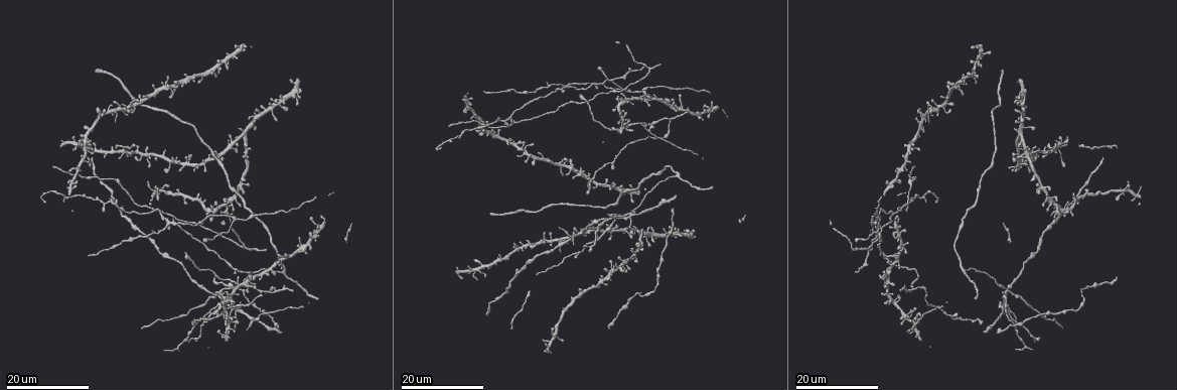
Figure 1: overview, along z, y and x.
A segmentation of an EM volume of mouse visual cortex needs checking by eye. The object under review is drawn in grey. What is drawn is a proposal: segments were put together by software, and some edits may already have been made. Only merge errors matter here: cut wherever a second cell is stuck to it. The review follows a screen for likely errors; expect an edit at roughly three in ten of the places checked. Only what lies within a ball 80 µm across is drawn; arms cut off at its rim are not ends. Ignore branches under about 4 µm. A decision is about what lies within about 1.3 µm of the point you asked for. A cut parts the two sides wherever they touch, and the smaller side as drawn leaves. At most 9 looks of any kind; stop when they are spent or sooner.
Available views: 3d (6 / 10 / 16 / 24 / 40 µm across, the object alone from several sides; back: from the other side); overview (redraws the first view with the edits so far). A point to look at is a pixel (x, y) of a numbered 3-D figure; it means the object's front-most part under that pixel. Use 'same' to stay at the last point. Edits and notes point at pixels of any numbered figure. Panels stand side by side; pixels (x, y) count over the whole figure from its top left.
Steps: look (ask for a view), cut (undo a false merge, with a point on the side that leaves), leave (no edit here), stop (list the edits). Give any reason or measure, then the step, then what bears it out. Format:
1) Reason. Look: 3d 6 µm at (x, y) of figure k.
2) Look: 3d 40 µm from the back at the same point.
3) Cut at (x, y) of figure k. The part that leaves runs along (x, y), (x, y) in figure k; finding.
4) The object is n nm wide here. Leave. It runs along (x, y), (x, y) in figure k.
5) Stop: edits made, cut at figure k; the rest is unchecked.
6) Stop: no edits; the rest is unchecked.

Two arms in line, one across. Look: 3d 24 µm at (1056, 204) of figure 1.

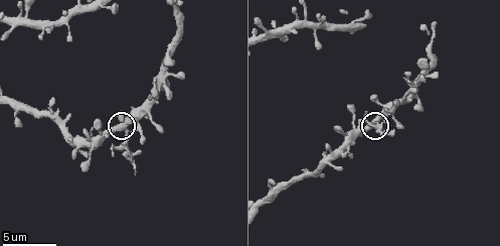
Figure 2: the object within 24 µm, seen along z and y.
Look: 3d 6 µm at (119, 128) of figure 2.

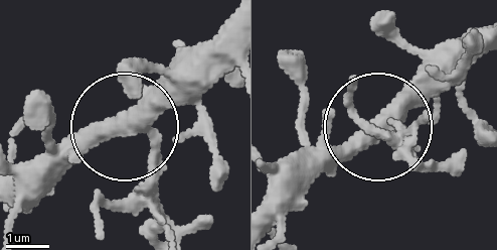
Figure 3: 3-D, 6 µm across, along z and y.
Look: 3d 6 µm from the back at (133, 125) of figure 3.

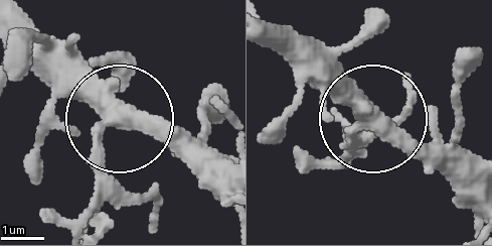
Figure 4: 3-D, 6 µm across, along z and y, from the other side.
Cut at (145, 193) of figure 4. The part that leaves runs along (94, 161), (94, 223) in figure 4; a second cell is stuck on.

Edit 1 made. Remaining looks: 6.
Looks like a crossing. Look: 3d 16 µm at (358, 27) of figure 2.

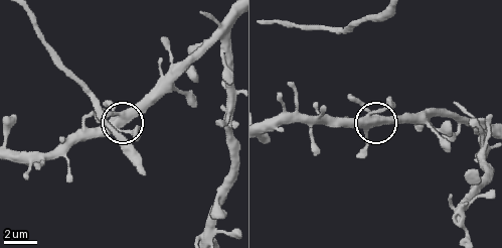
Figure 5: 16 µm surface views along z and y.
Look: 3d 16 µm from the back at (378, 120) of figure 5.

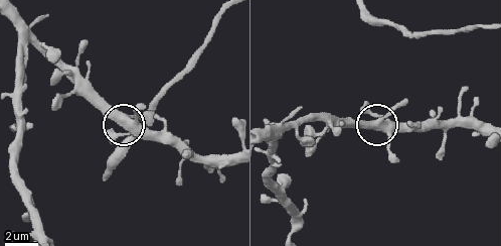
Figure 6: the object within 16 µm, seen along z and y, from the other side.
Leave. One cell here.

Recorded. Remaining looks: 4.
Three-way junction. Look: 3d 24 µm at (564, 86) of figure 1.

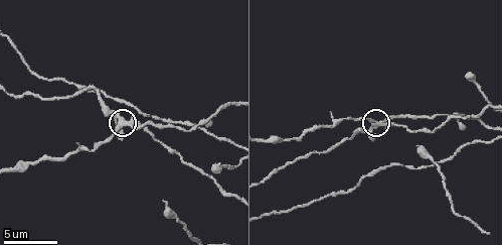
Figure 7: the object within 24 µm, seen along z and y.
Look: 3d 6 µm at (121, 124) of figure 7.

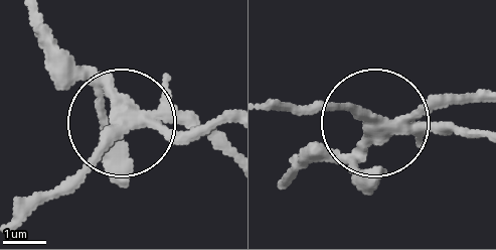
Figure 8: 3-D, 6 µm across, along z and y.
Cut at (122, 149) of figure 8. The part that leaves runs along (137, 119), (64, 54), (47, 21) in figure 8; two cells meet here.

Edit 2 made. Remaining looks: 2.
Branch point. Look: 3d 16 µm at (235, 217) of figure 1.

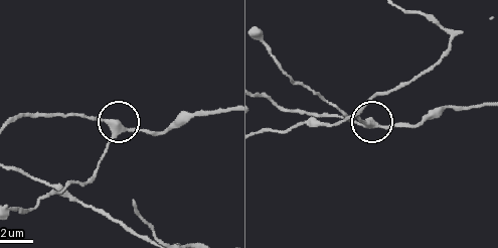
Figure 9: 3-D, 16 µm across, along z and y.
Look: 3d 10 µm at (123, 128) of figure 9.

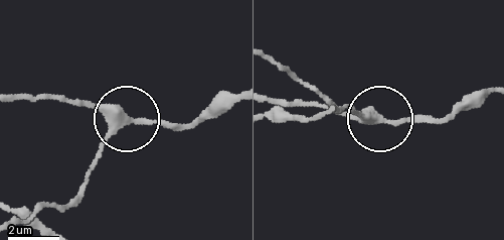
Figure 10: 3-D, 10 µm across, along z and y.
The side arm is 32 µm long. Leave. It runs along (274, 110), (299, 82), (338, 110), (447, 123) in figure 10; continuous, no second cell.

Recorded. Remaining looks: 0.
Stop: edits made, cut at figure 4, cut at figure 8; the rest is unchecked.

